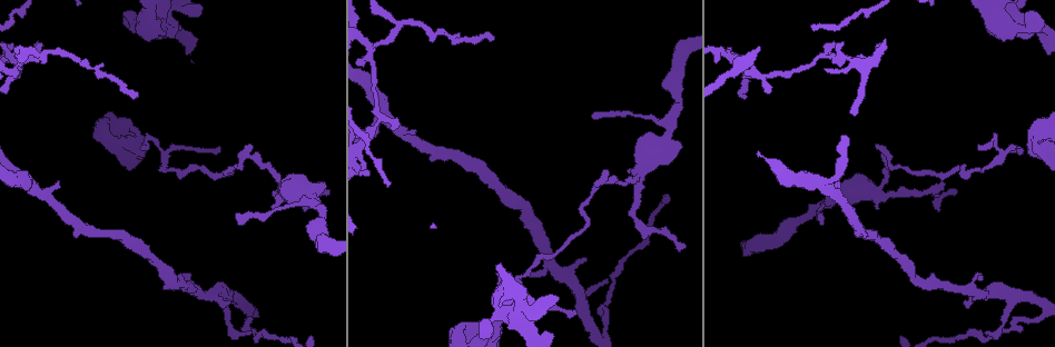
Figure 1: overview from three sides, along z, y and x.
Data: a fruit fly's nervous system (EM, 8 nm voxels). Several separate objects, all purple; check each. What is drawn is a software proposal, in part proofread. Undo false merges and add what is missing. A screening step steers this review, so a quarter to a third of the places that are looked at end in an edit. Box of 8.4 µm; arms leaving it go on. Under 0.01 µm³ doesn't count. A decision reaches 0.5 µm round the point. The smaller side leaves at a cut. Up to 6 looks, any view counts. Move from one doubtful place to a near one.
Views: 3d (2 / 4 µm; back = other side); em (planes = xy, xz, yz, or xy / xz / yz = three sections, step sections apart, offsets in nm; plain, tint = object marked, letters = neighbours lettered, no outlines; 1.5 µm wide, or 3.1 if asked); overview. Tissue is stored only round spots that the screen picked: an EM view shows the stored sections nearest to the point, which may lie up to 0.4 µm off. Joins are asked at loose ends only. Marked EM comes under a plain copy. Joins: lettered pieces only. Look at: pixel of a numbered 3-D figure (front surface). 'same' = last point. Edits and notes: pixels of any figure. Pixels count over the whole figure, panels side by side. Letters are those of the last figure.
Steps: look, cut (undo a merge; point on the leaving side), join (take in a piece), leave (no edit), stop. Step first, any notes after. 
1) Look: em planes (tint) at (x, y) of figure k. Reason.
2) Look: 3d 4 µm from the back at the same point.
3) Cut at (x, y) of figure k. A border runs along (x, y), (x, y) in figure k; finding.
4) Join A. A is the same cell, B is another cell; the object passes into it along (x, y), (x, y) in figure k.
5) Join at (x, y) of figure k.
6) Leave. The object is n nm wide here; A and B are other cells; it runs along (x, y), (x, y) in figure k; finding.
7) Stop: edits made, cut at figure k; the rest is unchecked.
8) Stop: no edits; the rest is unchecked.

Look: em xz step 8 (tint) at (601, 179) of figure 1. Abrupt turn.

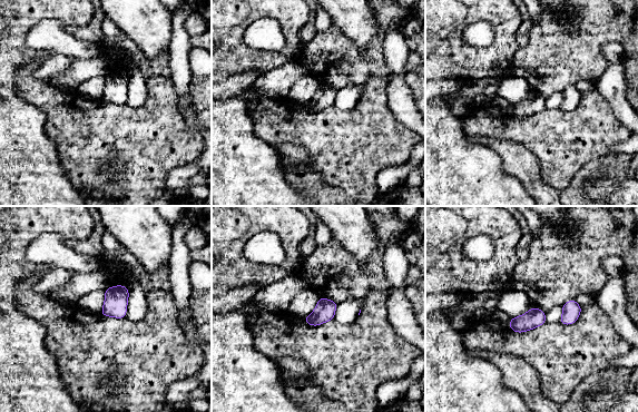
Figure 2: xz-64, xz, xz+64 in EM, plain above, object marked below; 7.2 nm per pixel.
Look: em planes (tint) at the same point. Another direction.

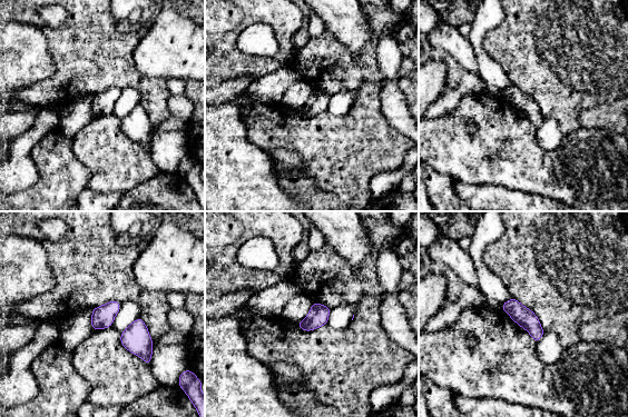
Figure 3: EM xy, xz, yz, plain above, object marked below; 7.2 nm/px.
Look: em planes (letters) at the same point. What lies round it.

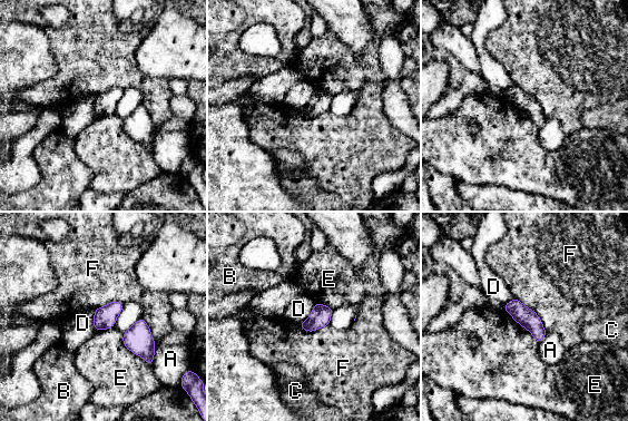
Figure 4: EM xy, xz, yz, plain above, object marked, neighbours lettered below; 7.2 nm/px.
Leave. The longest contact is with F, 360 nm; A, B, C, D, E and F are other cells; a border runs along (315, 303), (311, 313), (300, 323) in figure 4; all the same neuron.

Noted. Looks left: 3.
Look: 3d 4 µm at (464, 325) of figure 1. Free end.

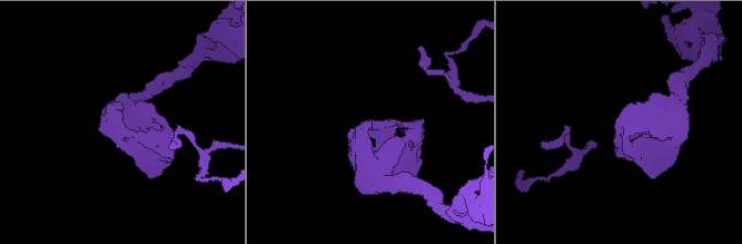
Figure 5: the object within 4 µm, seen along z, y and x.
Look: em xz step 8 (letters) at (623, 119) of figure 5.

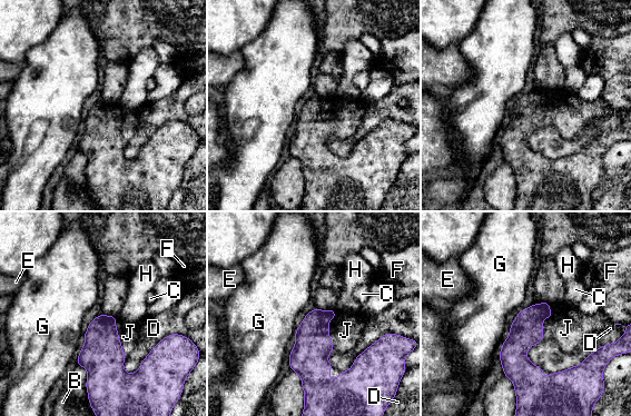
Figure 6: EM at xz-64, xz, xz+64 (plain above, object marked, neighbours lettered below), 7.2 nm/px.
Join J. J is the same cell, B, C, D, E, F, G and H are other cells; the object passes into it along (308, 357), (328, 329), (345, 330) in figure 6; it goes on there.

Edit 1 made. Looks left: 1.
Look: em planes (letters) at (576, 312) of figure 1. Branch stops here.

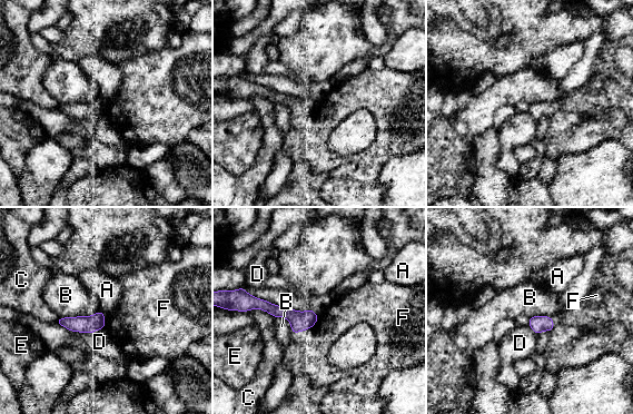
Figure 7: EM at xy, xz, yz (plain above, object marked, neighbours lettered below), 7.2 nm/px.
Leave. A, B, C, D, E and F are other cells; a border runs along (99, 309), (104, 314) in figure 7; none of them fits.

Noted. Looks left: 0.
Stop: edits made, join at figure 6; the rest is unchecked.

